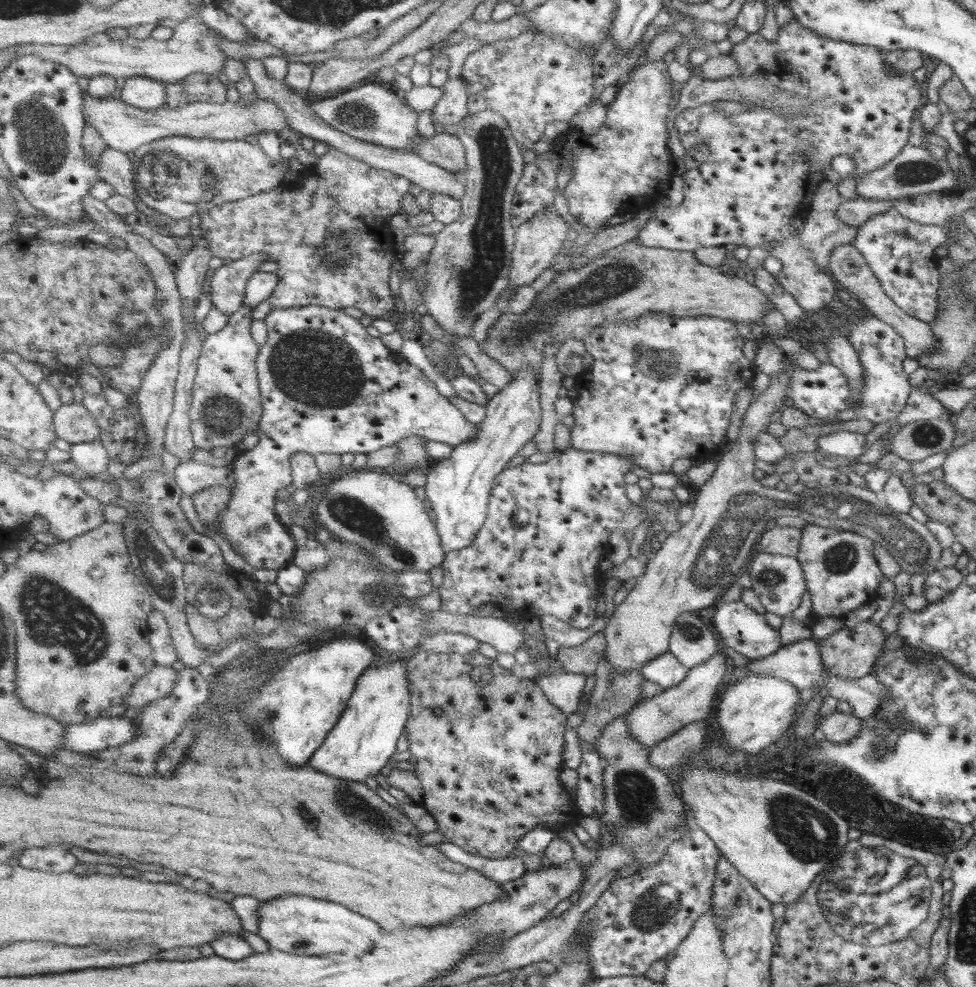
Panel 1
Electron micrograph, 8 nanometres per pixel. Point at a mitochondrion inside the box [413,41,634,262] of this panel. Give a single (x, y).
(516, 67)

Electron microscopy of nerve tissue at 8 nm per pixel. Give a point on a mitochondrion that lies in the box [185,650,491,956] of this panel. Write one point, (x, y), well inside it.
(349, 801)

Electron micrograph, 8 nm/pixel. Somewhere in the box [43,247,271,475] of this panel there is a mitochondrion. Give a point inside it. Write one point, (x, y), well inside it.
(223, 416)

